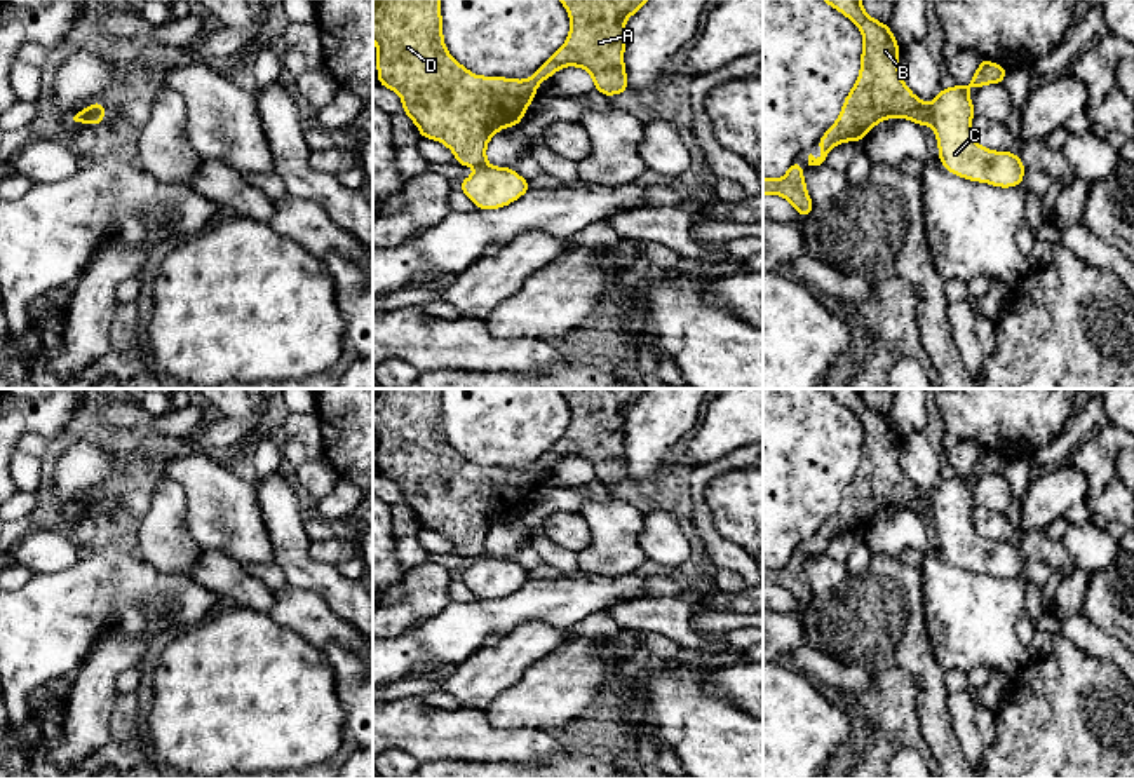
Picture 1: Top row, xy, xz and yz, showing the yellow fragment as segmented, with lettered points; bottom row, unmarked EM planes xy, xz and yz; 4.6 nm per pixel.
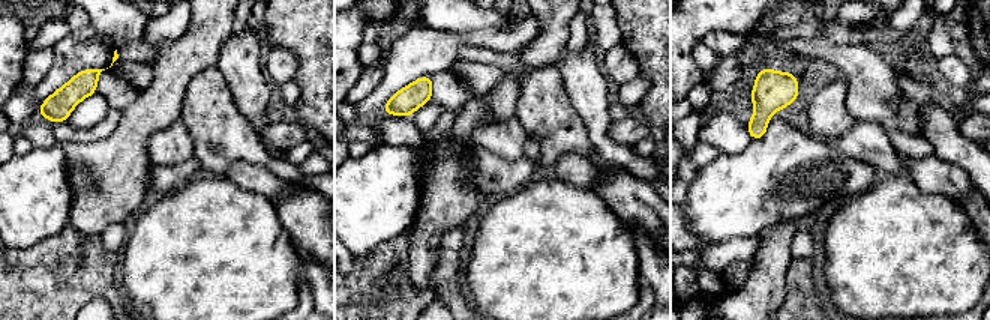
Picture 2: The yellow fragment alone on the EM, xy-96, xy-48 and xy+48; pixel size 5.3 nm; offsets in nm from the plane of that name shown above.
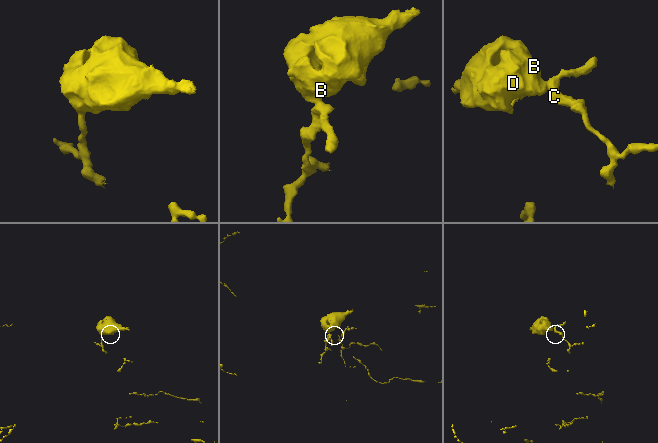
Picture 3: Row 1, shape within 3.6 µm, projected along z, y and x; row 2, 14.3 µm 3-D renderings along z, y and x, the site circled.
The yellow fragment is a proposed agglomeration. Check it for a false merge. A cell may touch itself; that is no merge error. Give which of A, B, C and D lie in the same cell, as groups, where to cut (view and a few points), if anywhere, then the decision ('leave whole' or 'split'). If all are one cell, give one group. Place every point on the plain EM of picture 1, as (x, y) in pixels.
groups A B D / C; cut xy (89, 495), (91, 513); split

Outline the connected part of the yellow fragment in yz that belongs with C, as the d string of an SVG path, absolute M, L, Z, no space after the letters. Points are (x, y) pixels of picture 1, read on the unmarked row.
M981 450L974 469L967 476L941 479L930 495L930 516L937 528L941 554L956 566L1002 579L1023 575L1026 556L1016 544L993 542L975 533L970 523L974 491L967 479L1002 474L1007 460Z

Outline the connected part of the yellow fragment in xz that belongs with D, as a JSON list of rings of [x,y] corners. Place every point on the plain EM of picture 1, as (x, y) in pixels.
[[[373,389],[373,432],[378,437],[378,474],[395,481],[404,504],[418,516],[422,528],[444,533],[460,556],[486,554],[486,535],[503,518],[521,514],[524,500],[535,491],[537,478],[563,457],[580,457],[591,462],[594,479],[604,486],[625,483],[624,457],[625,415],[650,389],[557,389],[570,404],[571,418],[564,436],[554,443],[528,471],[479,467],[463,458],[448,443],[442,430],[441,389]]]

